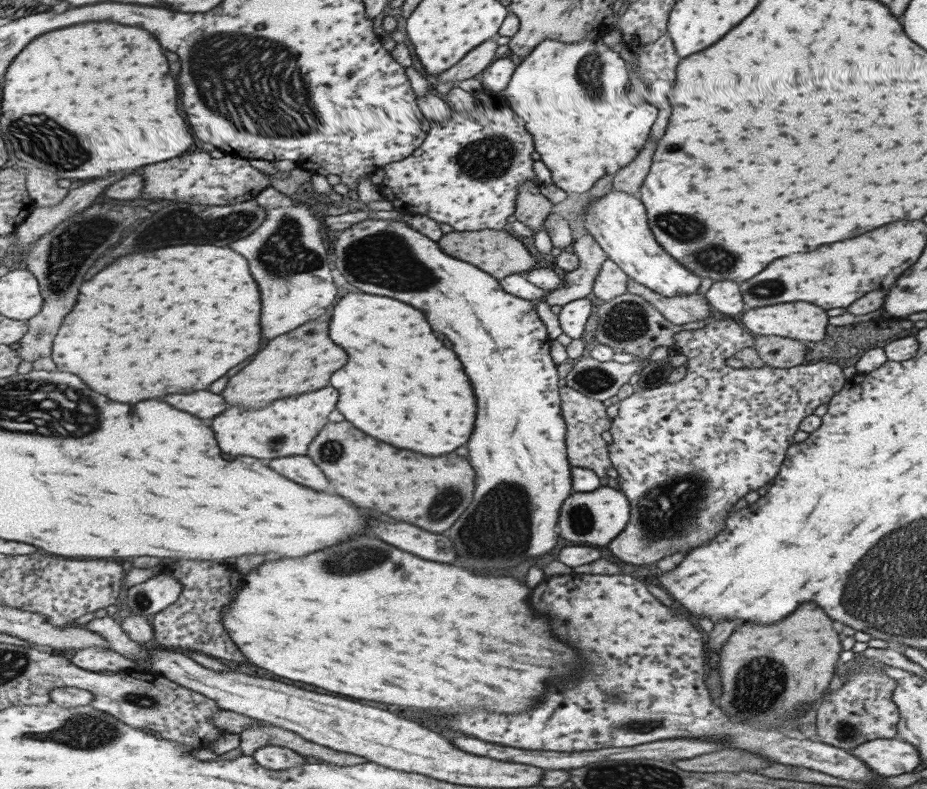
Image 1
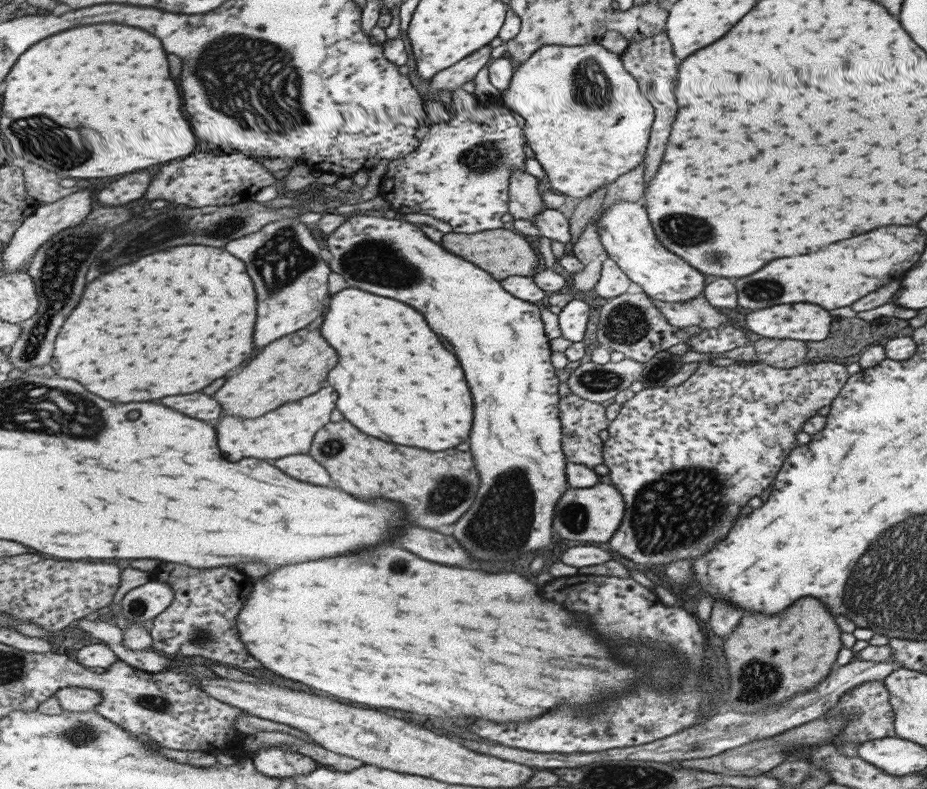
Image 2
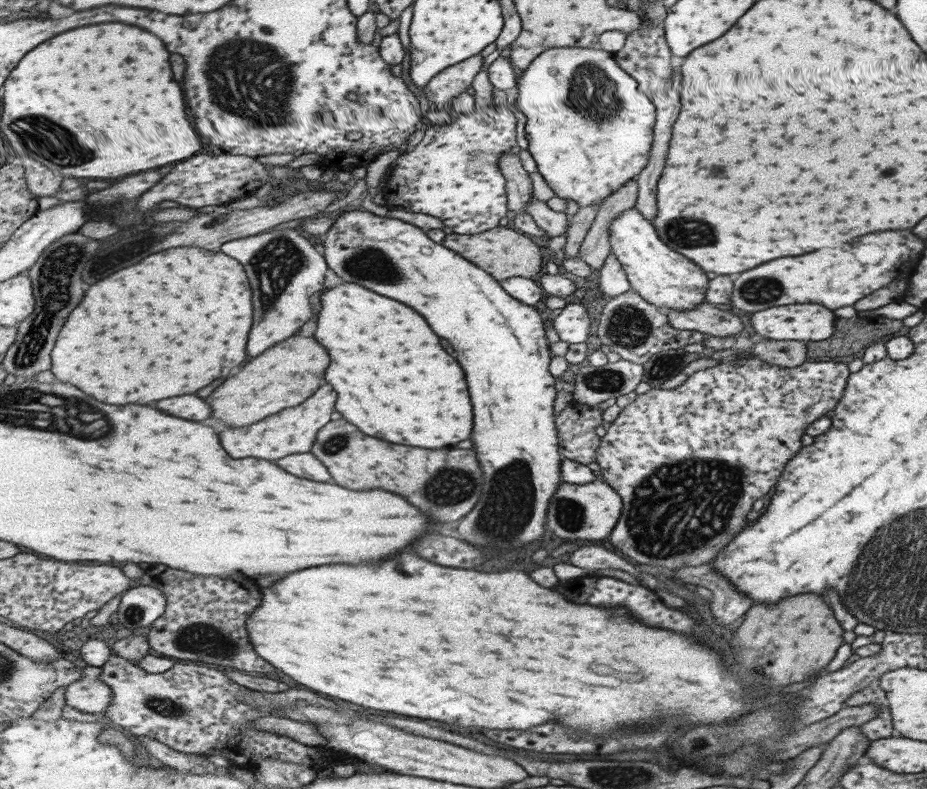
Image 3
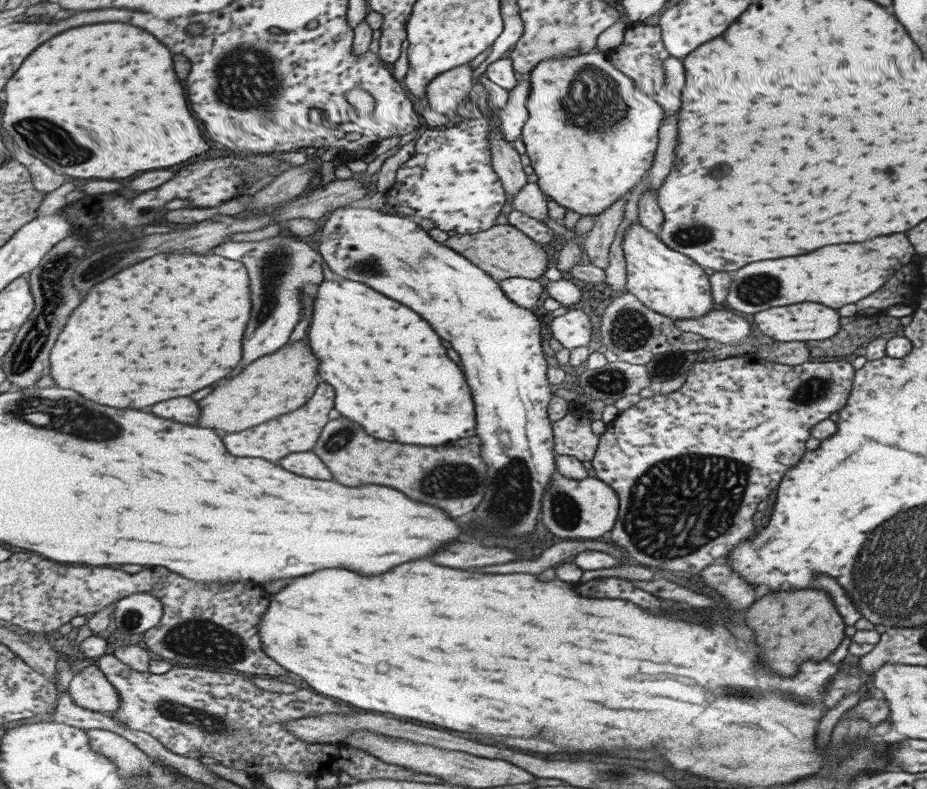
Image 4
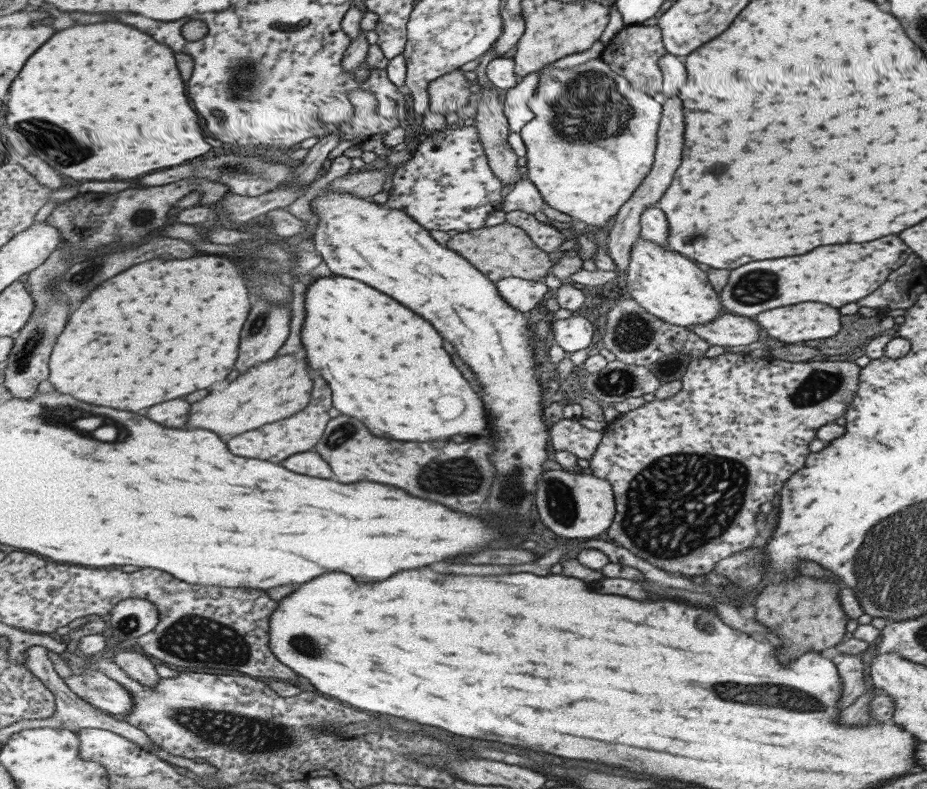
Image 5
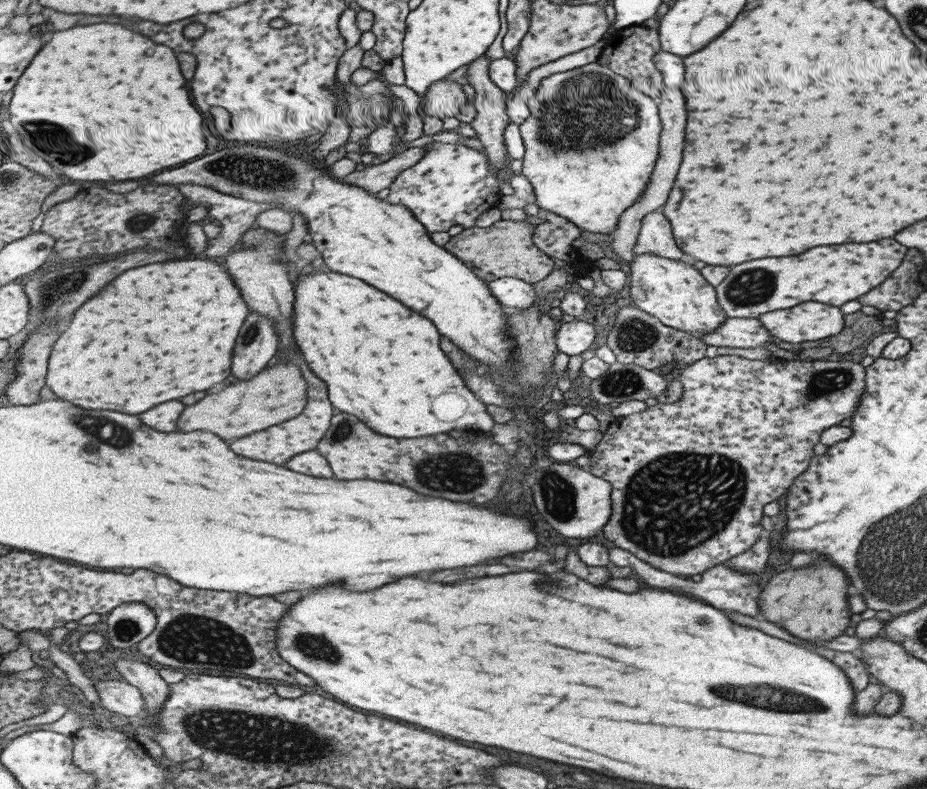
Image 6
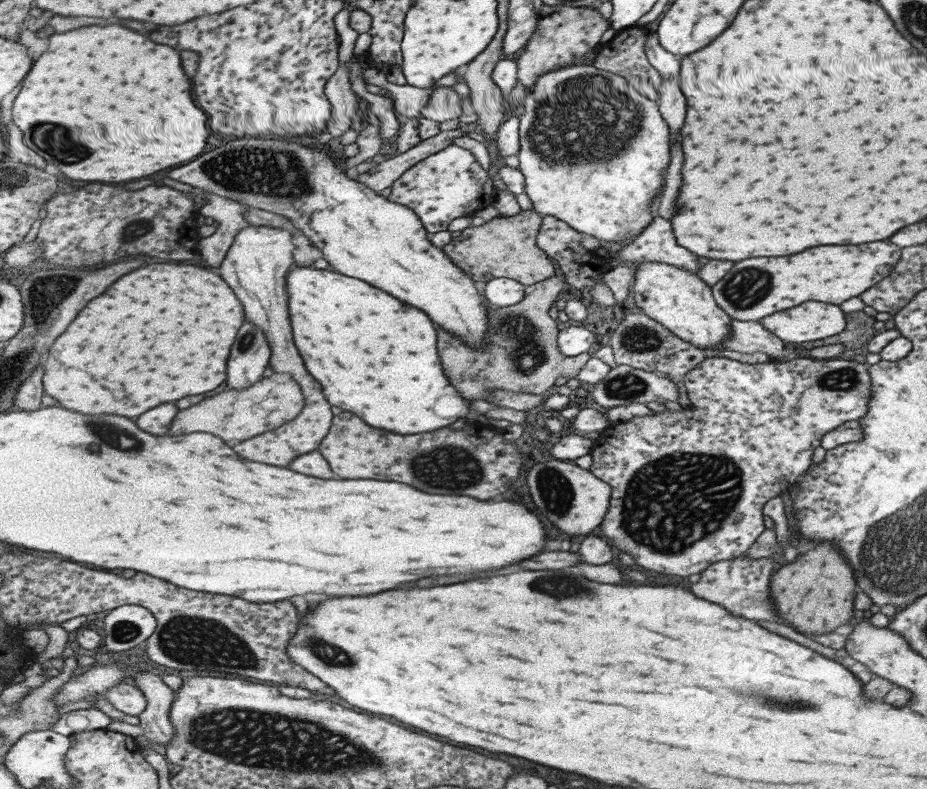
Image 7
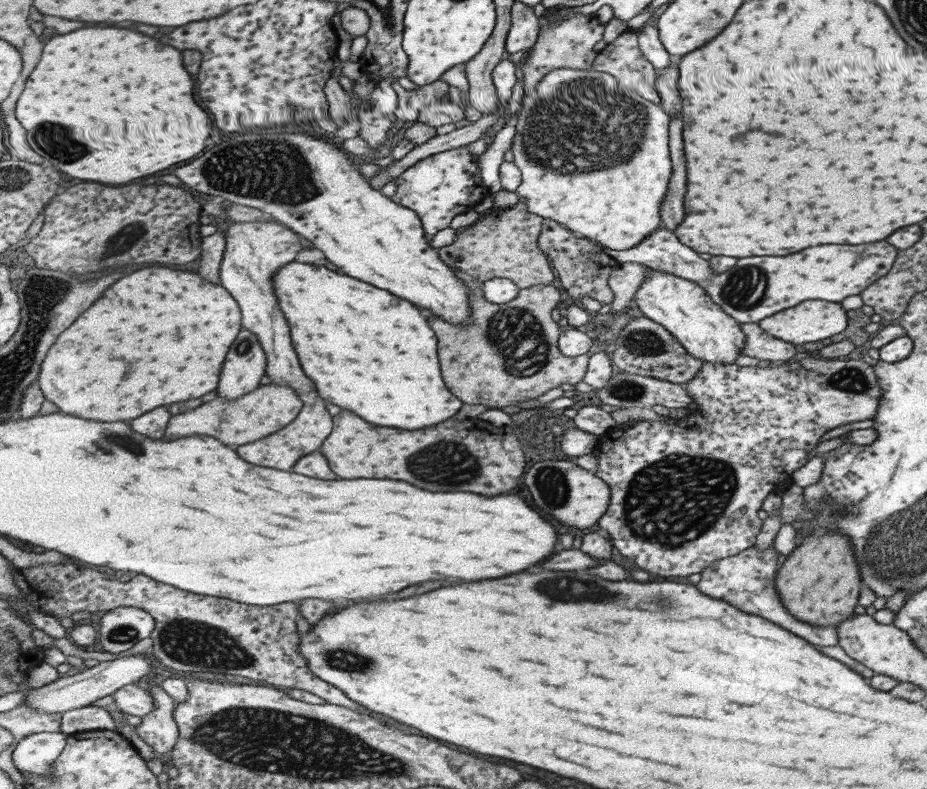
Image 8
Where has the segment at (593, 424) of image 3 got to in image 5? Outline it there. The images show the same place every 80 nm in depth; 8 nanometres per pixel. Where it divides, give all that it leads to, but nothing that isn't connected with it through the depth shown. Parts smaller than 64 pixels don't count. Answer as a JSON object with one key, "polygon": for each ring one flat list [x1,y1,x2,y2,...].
{"polygon":[[581,416,571,419,562,419,550,428,552,435,552,450,570,450,577,458,590,461,596,454,604,431,589,430,586,426,579,424]]}

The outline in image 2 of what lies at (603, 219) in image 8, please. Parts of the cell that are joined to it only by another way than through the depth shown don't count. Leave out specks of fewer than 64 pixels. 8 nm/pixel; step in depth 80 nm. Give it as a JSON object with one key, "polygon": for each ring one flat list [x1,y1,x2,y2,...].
{"polygon":[[599,42,581,46,548,44,547,46,540,48,540,50,538,50,536,54,527,61,527,63,521,64,512,78,511,86,507,90,502,91,502,95,499,98,501,103,506,104,519,115,523,116,525,120,525,137,528,140,530,148,534,151,536,160,542,165,542,168,550,182,550,186,563,193,565,196,581,199,588,198,588,196,599,191,600,188,608,188,624,174,628,174,628,172,636,170,636,168,647,158,650,136,652,135,653,129,653,119,655,118,654,104,652,101,645,98,645,102,643,102,645,110,643,110,643,108,639,108,639,102,637,102,637,106,633,104,633,108,635,108,635,110,621,110,621,108,619,108,621,98,625,98,625,100,627,100,627,98,631,98,631,96,619,96,619,94,641,94,642,91,639,90,639,82,636,77,631,76,631,74,627,72,627,68,625,68,623,58,621,58,621,56,622,54,611,52]]}

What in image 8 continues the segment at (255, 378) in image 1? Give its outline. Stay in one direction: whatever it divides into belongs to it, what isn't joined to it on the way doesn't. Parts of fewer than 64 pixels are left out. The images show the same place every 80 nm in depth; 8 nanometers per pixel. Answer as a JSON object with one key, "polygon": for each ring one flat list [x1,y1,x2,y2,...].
{"polygon":[[271,382,269,385,257,387,253,392,237,399,237,404,217,398,209,404,199,406,193,412,173,416,169,422,165,440,179,440,183,436,207,434,207,436,217,436,217,440,221,440,223,444,243,446,243,444,251,444,255,440,261,440,261,438,285,428,287,424,291,424,297,418,301,408,303,408,303,402,295,390,291,390,287,385]]}

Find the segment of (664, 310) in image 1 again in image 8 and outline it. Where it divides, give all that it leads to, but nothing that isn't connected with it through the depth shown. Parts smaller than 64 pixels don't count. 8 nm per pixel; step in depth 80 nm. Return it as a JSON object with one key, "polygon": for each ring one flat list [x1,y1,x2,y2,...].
{"polygon":[[758,323,740,324,740,329,745,335,742,354,757,358,761,364,785,363,793,360,795,345,784,340,771,338,763,332]]}

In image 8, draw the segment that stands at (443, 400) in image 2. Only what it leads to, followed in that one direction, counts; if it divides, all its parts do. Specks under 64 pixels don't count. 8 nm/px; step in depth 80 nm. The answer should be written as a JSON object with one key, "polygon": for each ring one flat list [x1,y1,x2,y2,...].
{"polygon":[[301,262,287,264,287,268,275,274,275,292,289,320,305,374,317,382,317,390,327,402,353,410,371,424,405,430,441,424,463,408,463,402,451,394,441,376,437,336,421,310,411,302,347,274]]}

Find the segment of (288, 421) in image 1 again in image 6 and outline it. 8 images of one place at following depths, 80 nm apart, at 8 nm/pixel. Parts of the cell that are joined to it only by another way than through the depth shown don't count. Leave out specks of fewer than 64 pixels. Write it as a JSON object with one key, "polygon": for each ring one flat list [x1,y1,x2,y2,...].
{"polygon":[[299,362,299,368,303,370,303,376,305,380,309,382,307,387,307,406,305,410,289,420,289,422,283,422,265,430,265,432,255,432,253,436,245,436,241,440,237,440,233,444,233,450,235,452,241,452,243,456,247,458,253,458,253,460,265,460,265,462,273,462,273,464,287,464,293,454,299,454,299,452,307,452,307,450,315,450,319,446,319,442,323,440,325,432,329,430,331,426,331,418,333,418,333,404,329,402,329,394,327,394,327,384,317,378,309,366,305,362]]}

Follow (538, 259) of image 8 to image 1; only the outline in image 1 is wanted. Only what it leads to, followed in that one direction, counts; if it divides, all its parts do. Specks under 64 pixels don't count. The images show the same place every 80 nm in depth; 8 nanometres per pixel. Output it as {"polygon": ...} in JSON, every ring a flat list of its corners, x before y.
{"polygon":[[485,230,485,232,451,232,441,238,441,248,449,252,451,256,461,256,461,260,469,260,471,264,477,264,479,268,485,268,485,272,491,273,497,280,511,275,528,274,534,270,537,260,527,250,527,246,515,238,512,232,503,230]]}

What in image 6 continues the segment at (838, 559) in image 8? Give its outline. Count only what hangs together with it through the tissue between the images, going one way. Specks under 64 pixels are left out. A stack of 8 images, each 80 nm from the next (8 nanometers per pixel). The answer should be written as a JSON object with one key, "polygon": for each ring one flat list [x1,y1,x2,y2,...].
{"polygon":[[823,555,817,556,805,568,783,570,775,574,762,588,758,598,761,614,767,622,785,628,789,634,823,645,826,640,849,632,849,608,847,608,847,576,833,566]]}

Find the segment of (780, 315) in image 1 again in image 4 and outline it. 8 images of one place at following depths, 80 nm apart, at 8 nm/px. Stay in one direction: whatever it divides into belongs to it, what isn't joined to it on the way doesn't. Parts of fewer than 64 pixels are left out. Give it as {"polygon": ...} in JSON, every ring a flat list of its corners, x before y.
{"polygon":[[789,304,789,308,766,308,753,314,753,322,759,332,779,342,823,340,831,338,839,328,837,312,821,304]]}

